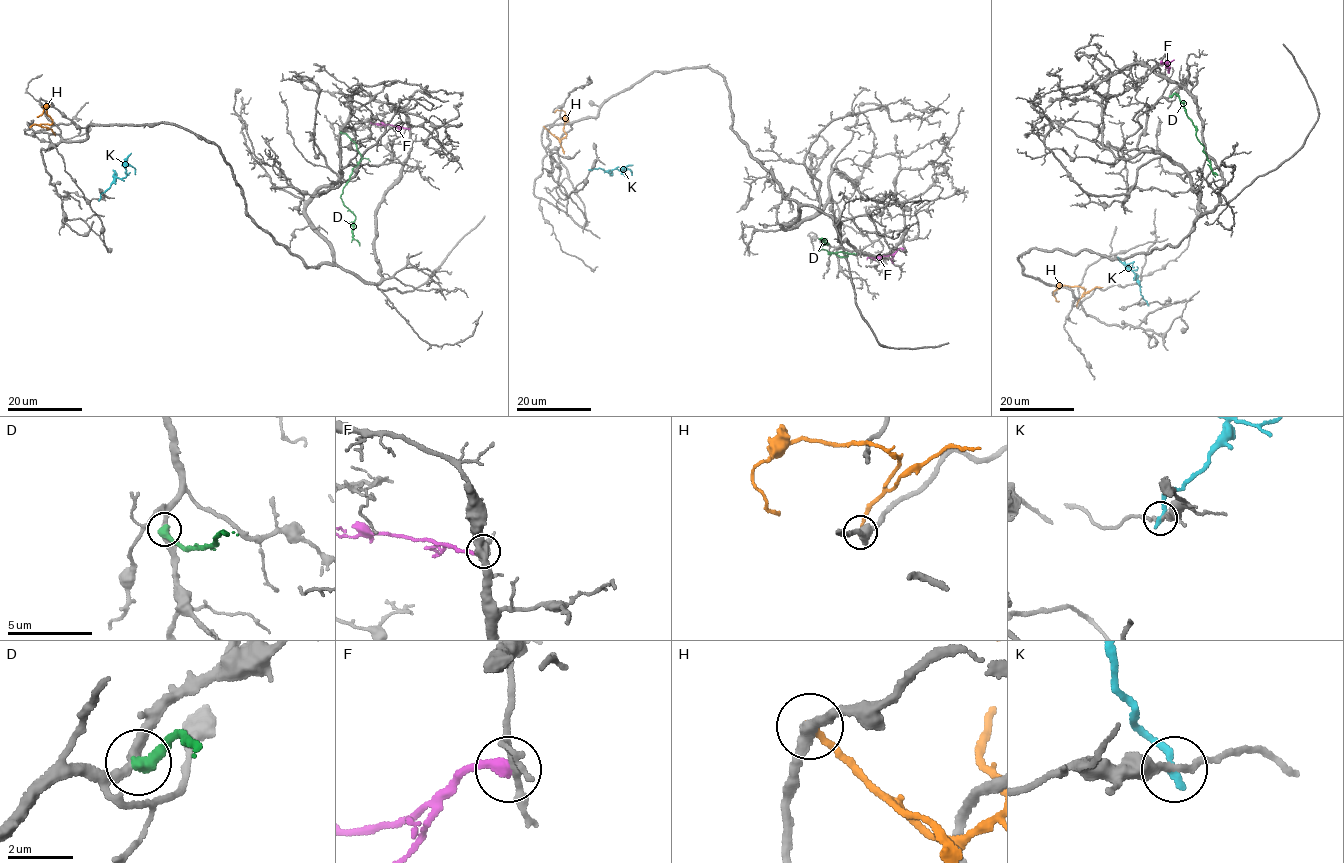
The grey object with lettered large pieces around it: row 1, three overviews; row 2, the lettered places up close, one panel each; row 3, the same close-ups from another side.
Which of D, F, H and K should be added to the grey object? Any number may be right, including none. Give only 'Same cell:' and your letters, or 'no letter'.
Same cell: no letter

